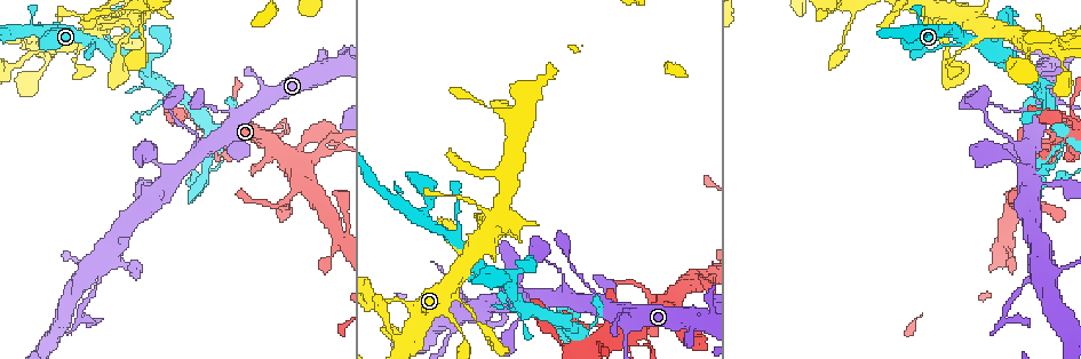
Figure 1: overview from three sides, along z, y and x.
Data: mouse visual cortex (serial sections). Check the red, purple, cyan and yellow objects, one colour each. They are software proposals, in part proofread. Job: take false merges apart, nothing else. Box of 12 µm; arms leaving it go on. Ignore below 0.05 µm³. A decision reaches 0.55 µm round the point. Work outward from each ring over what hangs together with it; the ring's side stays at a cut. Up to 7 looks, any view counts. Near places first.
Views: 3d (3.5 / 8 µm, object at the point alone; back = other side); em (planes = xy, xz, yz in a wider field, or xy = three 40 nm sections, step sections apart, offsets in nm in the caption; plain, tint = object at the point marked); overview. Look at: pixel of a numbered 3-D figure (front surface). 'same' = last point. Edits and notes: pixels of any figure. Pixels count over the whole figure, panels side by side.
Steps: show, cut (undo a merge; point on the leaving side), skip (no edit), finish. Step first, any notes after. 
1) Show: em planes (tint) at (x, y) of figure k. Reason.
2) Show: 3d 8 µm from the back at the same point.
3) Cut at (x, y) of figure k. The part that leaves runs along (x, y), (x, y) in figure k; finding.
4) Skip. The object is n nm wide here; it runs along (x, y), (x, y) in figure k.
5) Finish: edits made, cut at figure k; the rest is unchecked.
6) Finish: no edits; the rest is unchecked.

Show: 3d 3.5 µm at (539, 309) of figure 1. Arms part here.

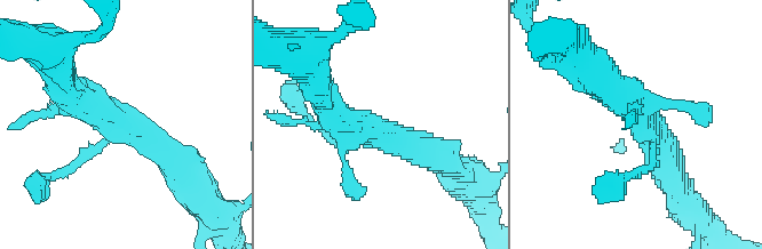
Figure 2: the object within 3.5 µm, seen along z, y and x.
Show: em xy step 3 (tint) at (122, 123) of figure 2.

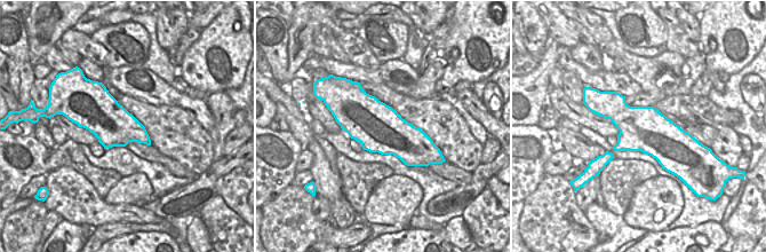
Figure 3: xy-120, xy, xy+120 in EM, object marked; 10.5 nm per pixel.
Skip. Continuous, no second cell.

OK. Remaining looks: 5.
Show: 3d 3.5 µm at (1050, 142) of figure 1. Sharp bend.

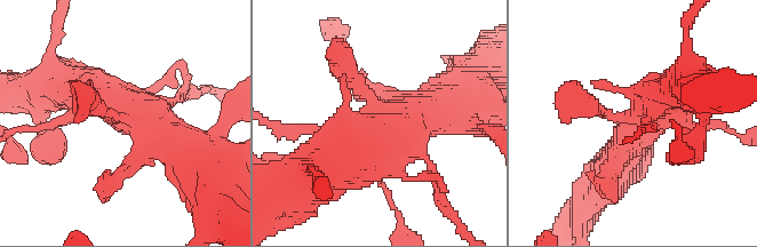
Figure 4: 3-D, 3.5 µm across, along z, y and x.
Show: em xy step 5 (tint) at (387, 129) of figure 4. Need the tissue.

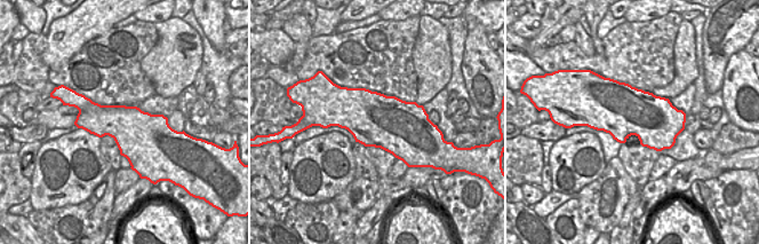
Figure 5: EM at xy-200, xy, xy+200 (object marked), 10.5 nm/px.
Skip. It runs along (88, 102), (148, 116), (190, 154) in figure 4; all the same cell.

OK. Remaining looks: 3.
Show: 3d 8 µm at (337, 134) of figure 1. Abrupt turn.

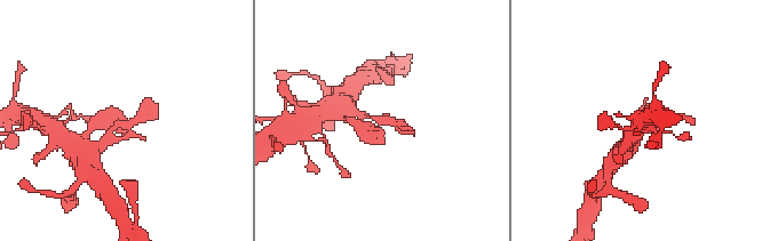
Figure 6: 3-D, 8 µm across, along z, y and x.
Show: em xy step 3 (tint) at (379, 118) of figure 6. 3 arms meet here; the arms are 100, 200, 300 nm wide.

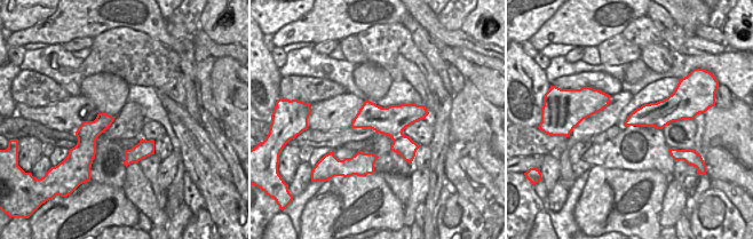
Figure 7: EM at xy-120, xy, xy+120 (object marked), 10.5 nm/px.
Skip. The object is 300 nm wide here; it runs along (102, 143), (144, 105) in figure 6; all the same cell.

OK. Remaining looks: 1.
Finish: no edits; the rest is unchecked.

